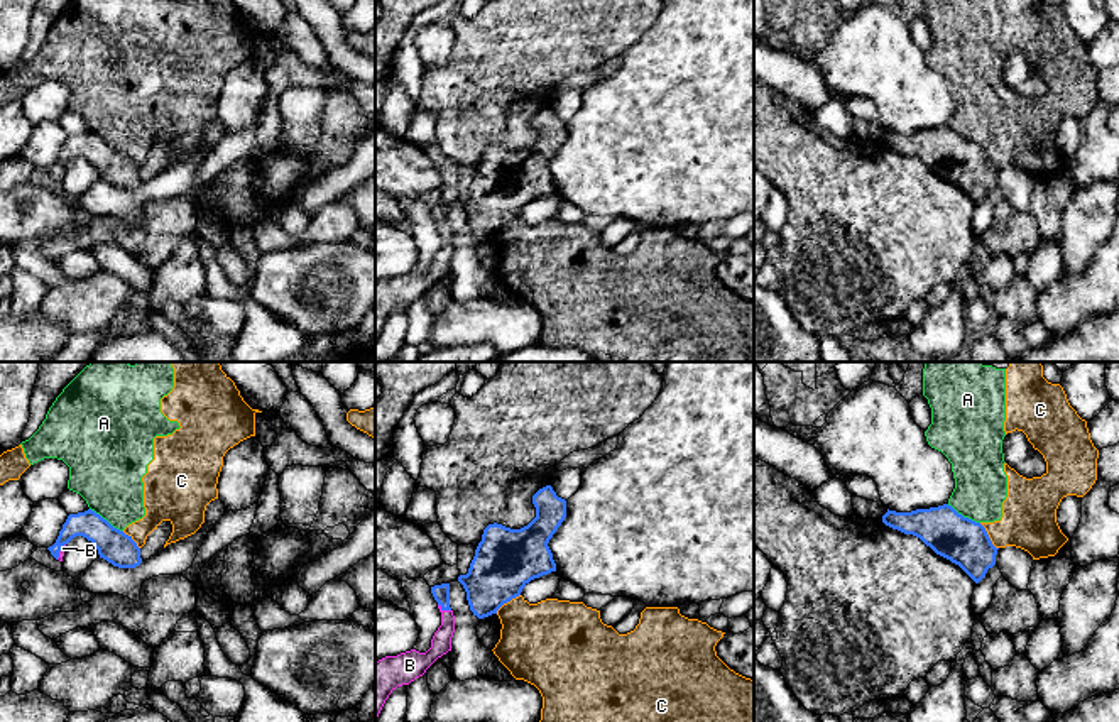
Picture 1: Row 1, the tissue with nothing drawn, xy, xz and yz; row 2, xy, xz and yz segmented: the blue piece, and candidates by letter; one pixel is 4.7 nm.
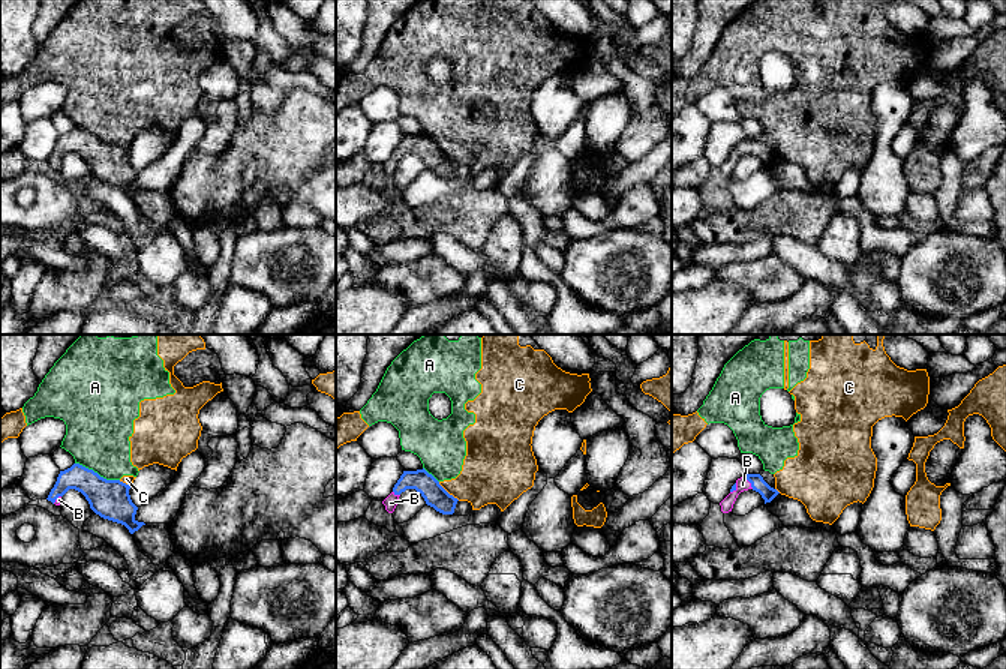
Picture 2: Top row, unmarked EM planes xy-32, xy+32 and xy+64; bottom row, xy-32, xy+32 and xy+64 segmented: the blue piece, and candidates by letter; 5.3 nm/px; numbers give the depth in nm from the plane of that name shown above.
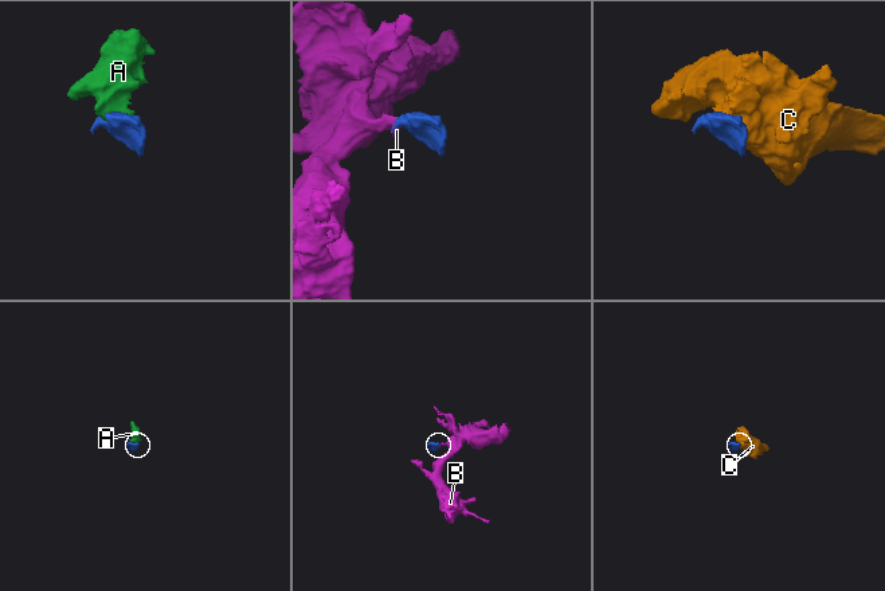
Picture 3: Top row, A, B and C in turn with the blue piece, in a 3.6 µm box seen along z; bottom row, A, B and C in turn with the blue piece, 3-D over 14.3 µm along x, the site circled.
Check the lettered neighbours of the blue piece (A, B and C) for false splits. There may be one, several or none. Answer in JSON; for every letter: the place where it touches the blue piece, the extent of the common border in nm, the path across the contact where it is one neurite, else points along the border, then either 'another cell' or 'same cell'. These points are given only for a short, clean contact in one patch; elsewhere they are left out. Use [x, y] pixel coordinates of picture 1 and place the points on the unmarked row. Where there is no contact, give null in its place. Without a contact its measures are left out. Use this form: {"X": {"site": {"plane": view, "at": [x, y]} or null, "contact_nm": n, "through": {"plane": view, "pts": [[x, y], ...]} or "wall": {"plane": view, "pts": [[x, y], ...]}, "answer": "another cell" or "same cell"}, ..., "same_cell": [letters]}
{"A": {"site": {"plane": "xy", "at": [105, 141]}, "contact_nm": 200, "wall": {"plane": "xy", "pts": [[90, 129], [122, 153]]}, "answer": "another cell"}, "B": {"site": {"plane": "xz", "at": [445, 230]}, "contact_nm": 70, "through": {"plane": "xz", "pts": [[440, 213], [445, 230], [447, 251], [442, 262]]}, "answer": "same cell"}, "C": {"site": {"plane": "yz", "at": [987, 158]}, "contact_nm": 160, "wall": {"plane": "yz", "pts": [[979, 144], [998, 169]]}, "answer": "another cell"}, "same_cell": ["B"]}

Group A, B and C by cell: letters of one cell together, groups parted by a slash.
A C / B

